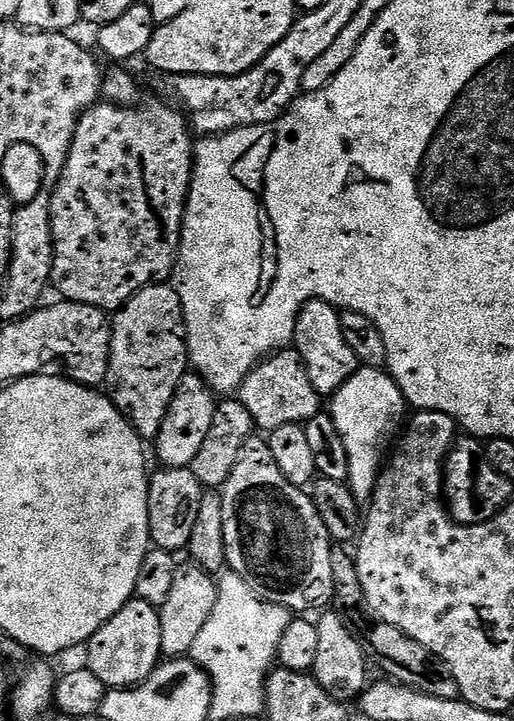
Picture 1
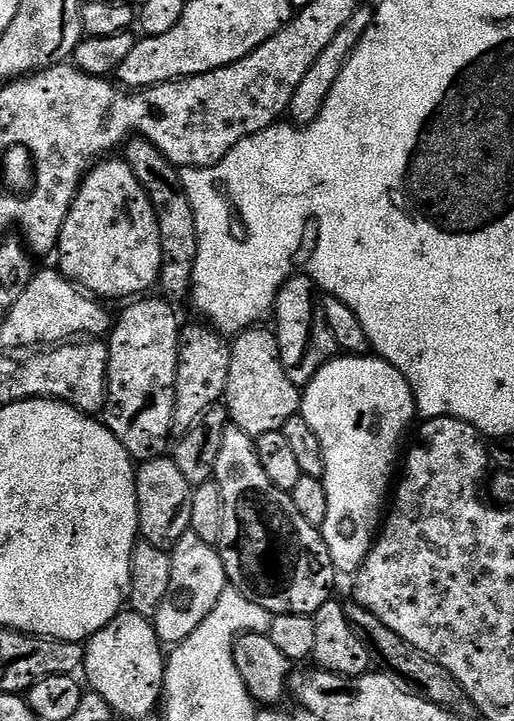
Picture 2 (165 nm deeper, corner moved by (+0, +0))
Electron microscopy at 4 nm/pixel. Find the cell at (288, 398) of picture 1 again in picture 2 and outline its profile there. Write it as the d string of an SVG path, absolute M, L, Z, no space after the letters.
M253 326L239 333L231 341L232 353L230 354L230 378L226 378L226 390L222 401L228 410L228 419L235 427L242 429L253 438L262 434L270 434L284 429L286 422L290 422L301 411L302 392L290 382L282 364L275 331L271 327Z

